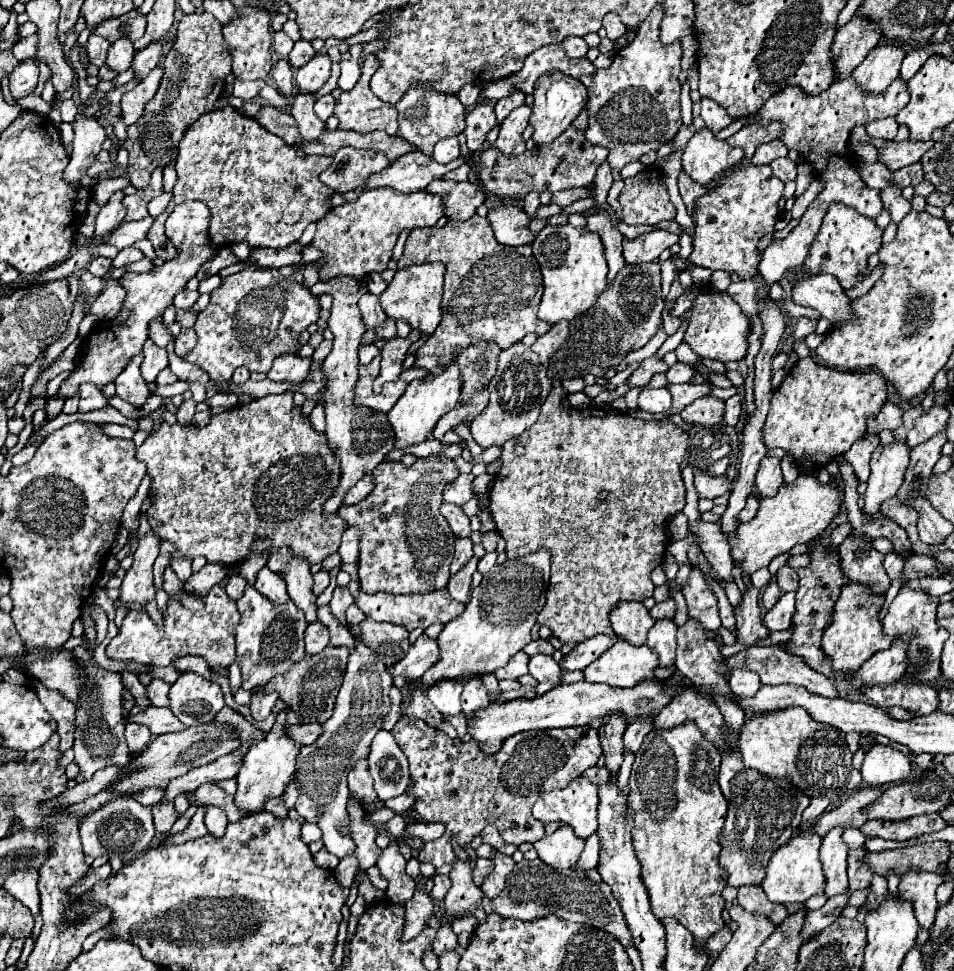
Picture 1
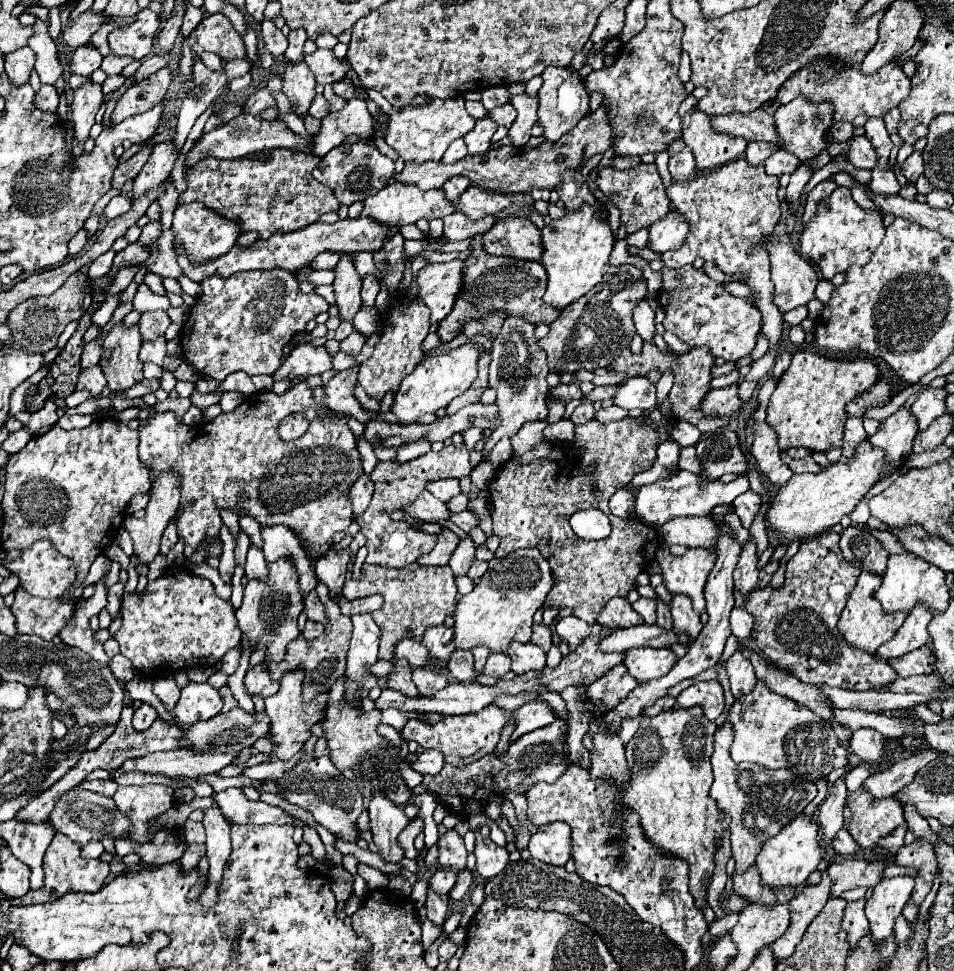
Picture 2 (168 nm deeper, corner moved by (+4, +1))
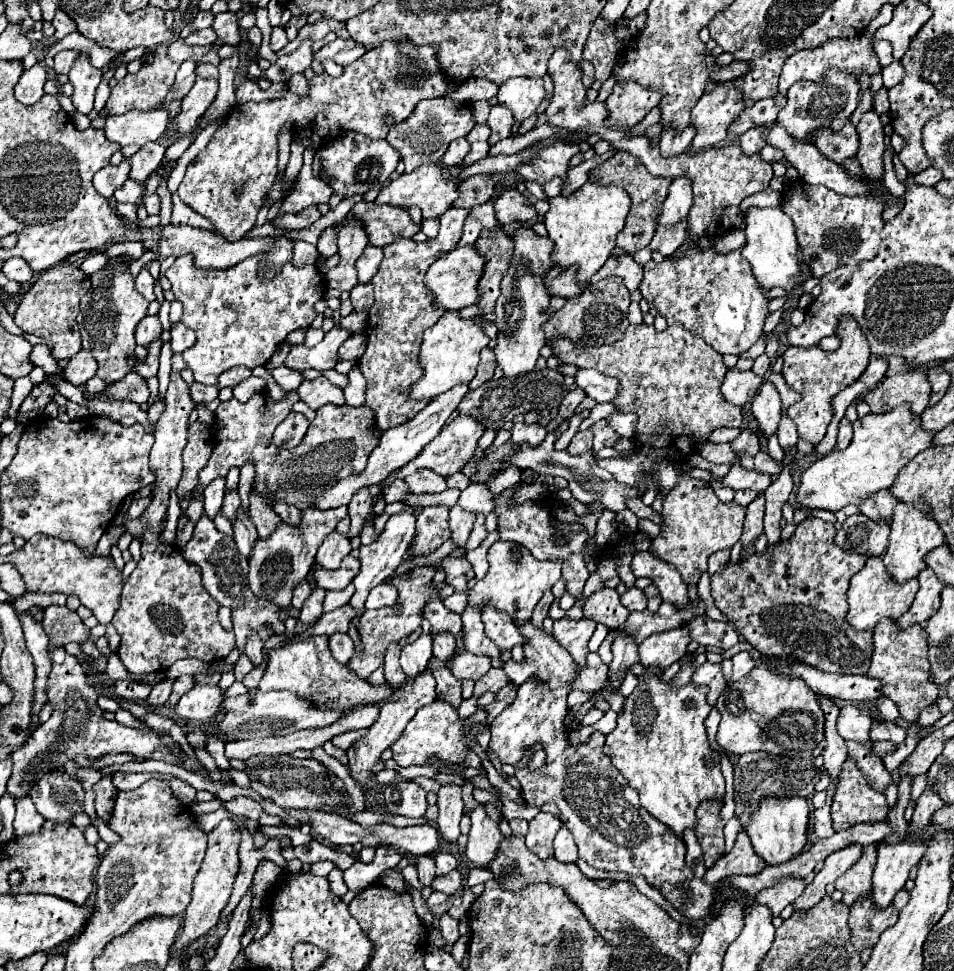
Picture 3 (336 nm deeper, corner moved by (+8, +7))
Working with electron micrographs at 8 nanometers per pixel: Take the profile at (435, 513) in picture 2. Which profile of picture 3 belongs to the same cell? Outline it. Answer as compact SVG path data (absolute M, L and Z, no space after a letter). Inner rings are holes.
M394 480L394 484L390 488L384 488L384 500L386 500L386 504L400 502L408 494L410 494L408 492L408 484L404 484L404 480Z

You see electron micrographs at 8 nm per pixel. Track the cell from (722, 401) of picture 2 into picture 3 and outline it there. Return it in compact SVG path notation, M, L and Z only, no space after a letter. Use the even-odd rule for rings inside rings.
M728 370L720 392L722 396L736 404L736 406L744 406L748 400L752 400L752 396L756 394L756 390L760 388L760 384L764 382L762 376L754 376L750 370L746 372L738 372L738 370Z

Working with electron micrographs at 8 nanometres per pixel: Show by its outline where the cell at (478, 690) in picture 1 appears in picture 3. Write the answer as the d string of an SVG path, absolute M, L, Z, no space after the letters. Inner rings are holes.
M448 632L434 636L434 656L448 662L456 654L456 638Z

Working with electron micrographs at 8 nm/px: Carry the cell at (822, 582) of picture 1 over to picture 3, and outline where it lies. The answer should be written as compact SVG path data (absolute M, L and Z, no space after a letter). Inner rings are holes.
M810 516L796 526L796 532L788 542L778 542L774 550L768 548L764 554L746 554L736 566L732 562L726 564L726 568L710 580L712 596L740 636L760 654L794 656L800 662L832 674L866 674L874 652L872 632L858 632L846 622L846 590L850 578L864 566L866 558L838 548L834 544L834 536L834 524Z

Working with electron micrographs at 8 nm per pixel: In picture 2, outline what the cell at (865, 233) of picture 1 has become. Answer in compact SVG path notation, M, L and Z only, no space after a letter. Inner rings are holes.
M836 188L828 198L818 204L816 216L804 224L800 236L800 254L820 268L824 280L832 280L834 274L846 272L854 264L864 266L872 258L874 250L880 246L882 238L882 214L876 210L860 208L852 200L850 188Z

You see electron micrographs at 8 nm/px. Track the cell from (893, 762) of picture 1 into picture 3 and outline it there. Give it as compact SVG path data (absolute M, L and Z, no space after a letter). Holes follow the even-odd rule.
M846 704L840 708L838 716L838 734L844 740L866 744L870 740L870 728L872 728L872 716L858 708L856 704Z

